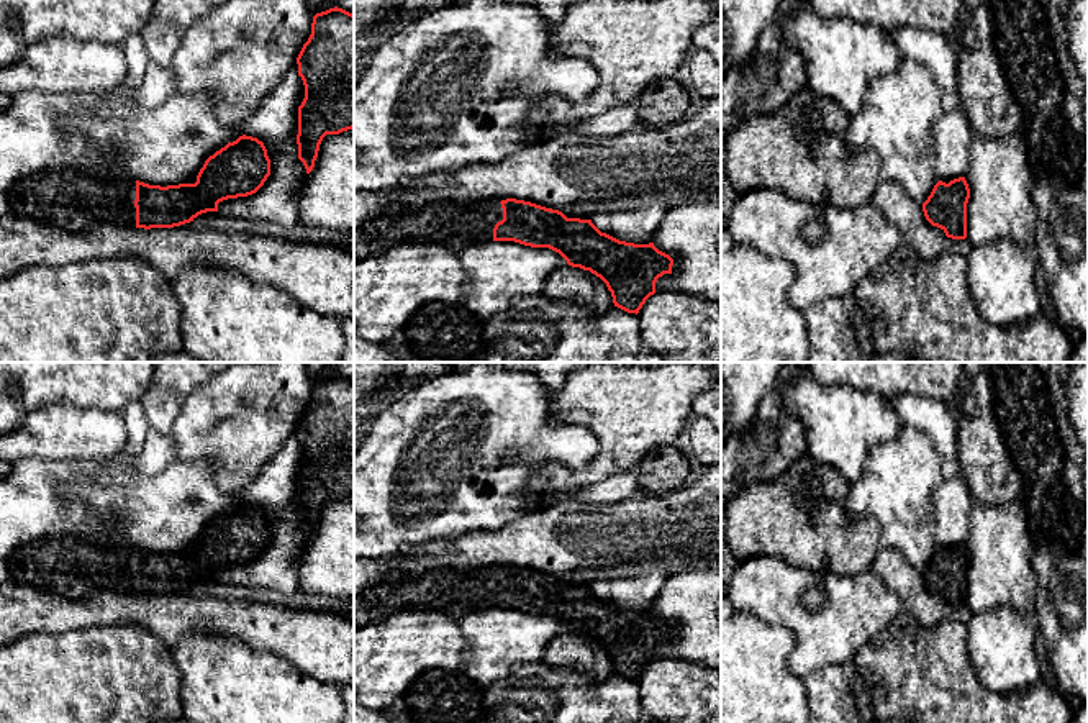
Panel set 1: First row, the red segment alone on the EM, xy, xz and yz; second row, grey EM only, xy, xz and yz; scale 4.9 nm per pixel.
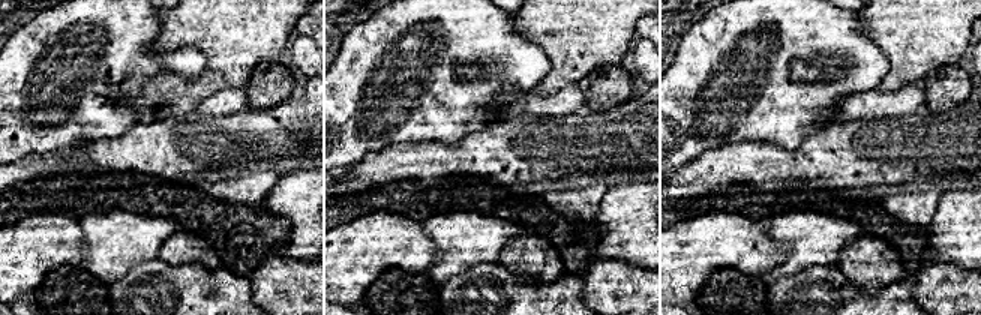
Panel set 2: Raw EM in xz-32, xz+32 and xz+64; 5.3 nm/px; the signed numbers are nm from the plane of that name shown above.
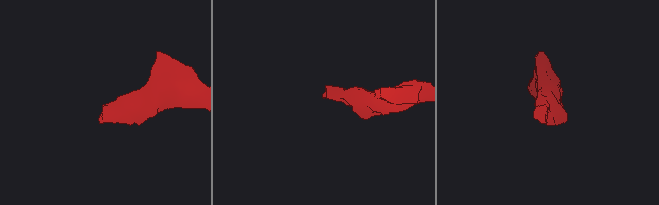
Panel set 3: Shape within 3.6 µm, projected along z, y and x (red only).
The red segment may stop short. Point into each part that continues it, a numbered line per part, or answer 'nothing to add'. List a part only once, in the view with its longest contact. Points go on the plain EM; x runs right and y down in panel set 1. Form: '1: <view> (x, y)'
1: xy (69, 566)

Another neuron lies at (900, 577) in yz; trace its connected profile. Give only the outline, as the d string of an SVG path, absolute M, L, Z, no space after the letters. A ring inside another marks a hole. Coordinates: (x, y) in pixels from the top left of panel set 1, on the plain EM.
M880 548L872 569L923 626L934 628L945 620L944 597L926 587L923 571L914 569L898 549Z

